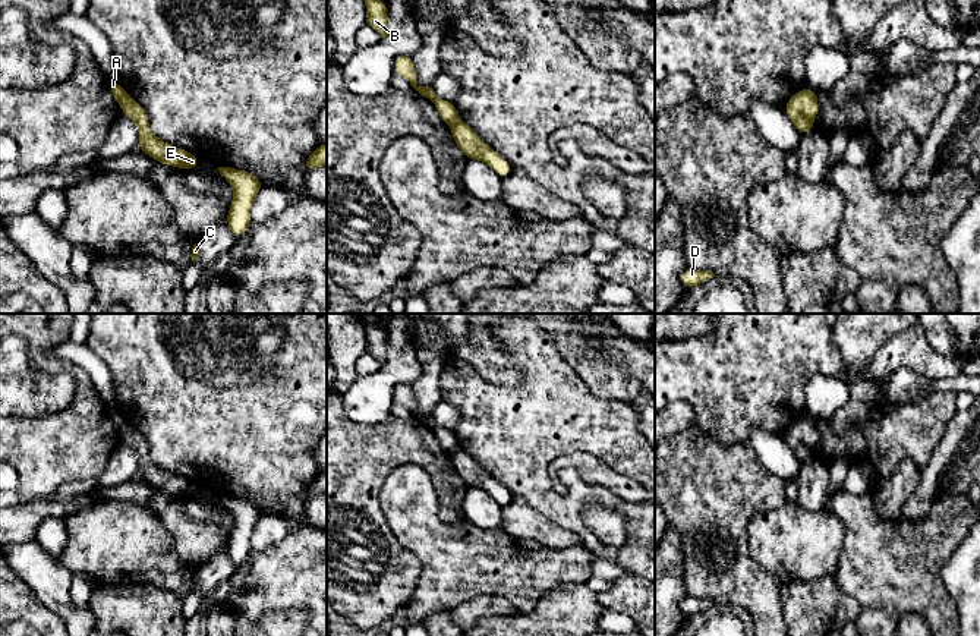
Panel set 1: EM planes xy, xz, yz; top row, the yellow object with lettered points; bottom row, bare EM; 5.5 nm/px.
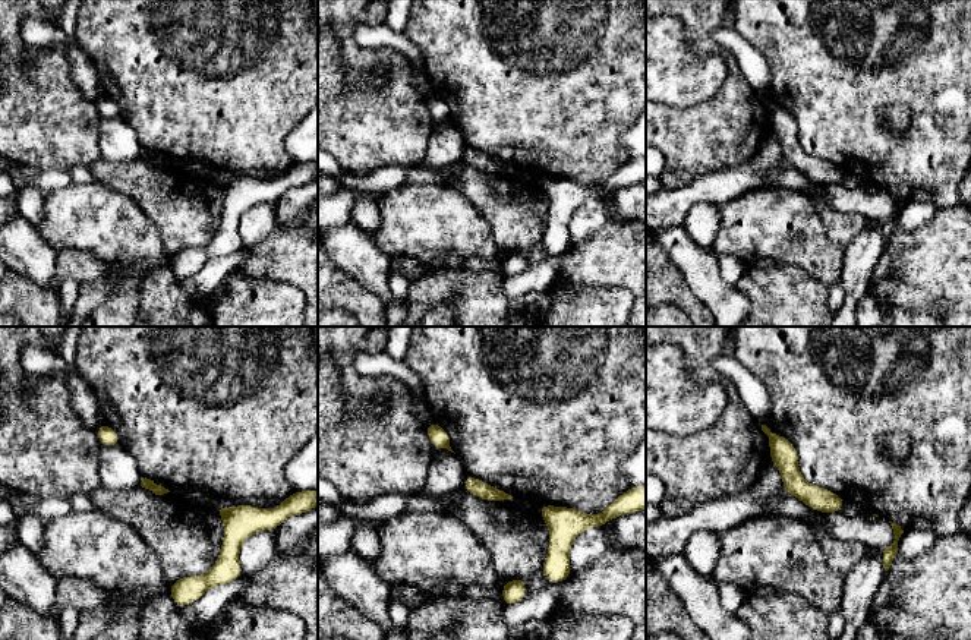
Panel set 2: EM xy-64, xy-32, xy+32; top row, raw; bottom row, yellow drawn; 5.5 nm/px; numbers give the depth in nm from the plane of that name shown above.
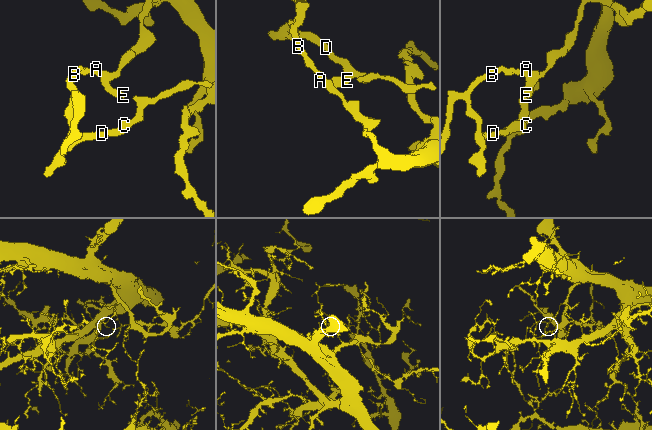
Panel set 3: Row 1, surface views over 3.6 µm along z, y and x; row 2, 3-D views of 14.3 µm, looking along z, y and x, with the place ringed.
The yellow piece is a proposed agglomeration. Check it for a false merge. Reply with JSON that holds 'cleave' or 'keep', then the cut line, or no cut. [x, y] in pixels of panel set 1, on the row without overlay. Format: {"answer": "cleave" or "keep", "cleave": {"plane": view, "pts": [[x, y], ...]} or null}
{"answer": "cleave", "cleave": {"plane": "xy", "pts": [[129, 427], [120, 434]]}}

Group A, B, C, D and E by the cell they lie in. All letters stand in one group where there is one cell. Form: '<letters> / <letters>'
A B C D / E

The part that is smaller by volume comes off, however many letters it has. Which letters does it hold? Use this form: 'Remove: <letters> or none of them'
Remove: A, B, C, D

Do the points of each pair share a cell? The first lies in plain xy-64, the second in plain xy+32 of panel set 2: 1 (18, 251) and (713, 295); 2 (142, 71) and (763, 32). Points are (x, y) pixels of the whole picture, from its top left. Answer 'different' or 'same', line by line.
1: same
2: same

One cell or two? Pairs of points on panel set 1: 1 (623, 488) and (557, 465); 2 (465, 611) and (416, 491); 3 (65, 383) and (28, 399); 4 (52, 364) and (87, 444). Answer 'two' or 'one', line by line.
1: one
2: two
3: one
4: one

